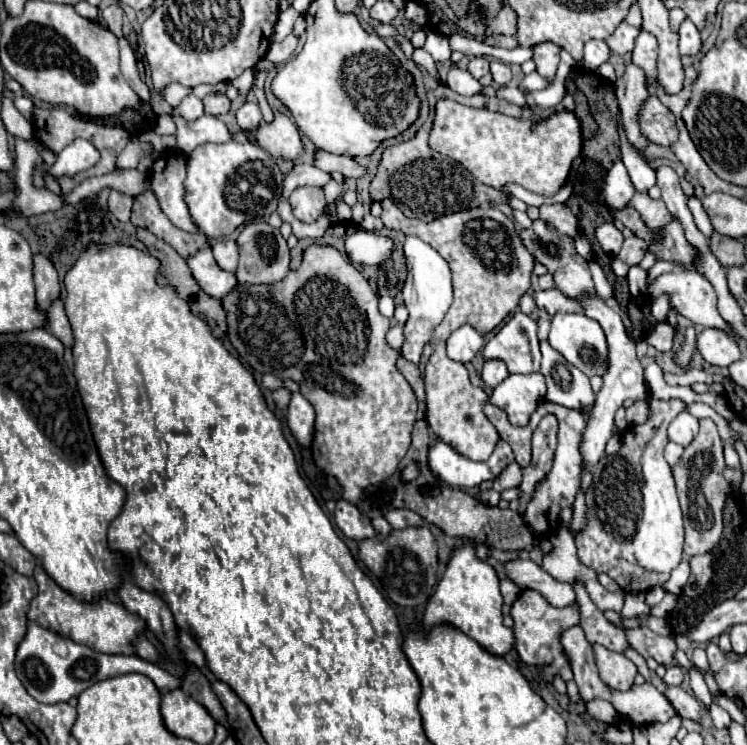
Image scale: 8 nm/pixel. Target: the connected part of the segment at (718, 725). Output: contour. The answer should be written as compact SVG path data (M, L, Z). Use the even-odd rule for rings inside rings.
M713 703L713 705L711 705L709 713L711 713L711 719L713 719L715 729L727 729L727 727L729 727L731 717L729 717L729 713L727 713L725 709L721 709L717 703Z

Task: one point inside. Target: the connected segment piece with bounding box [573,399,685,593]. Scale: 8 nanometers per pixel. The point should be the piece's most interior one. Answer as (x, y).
(633, 516)

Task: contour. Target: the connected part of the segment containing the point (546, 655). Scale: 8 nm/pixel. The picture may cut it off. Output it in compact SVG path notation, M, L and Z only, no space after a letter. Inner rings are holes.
M523 591L519 599L511 607L511 617L515 621L513 625L513 635L515 635L515 649L527 665L539 665L541 667L541 677L545 681L553 681L553 675L561 675L565 681L573 679L569 661L563 653L563 647L559 643L559 637L565 629L573 627L579 623L579 607L577 603L565 607L565 609L555 609L551 607L537 591Z

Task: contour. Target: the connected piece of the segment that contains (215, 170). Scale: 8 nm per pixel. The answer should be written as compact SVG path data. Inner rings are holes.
M205 143L189 155L185 203L199 233L203 233L207 239L225 239L245 221L259 219L265 205L267 213L273 213L281 195L281 183L283 175L277 163L257 143ZM235 171L239 171L241 179L251 183L251 193L241 193L241 189L235 185Z

